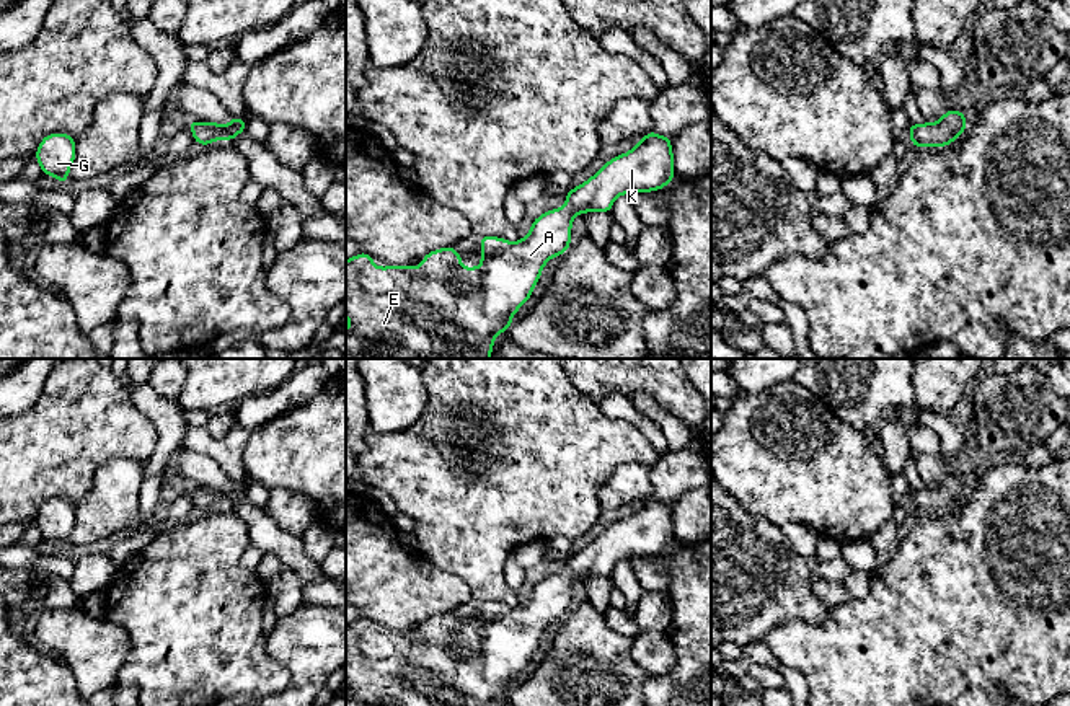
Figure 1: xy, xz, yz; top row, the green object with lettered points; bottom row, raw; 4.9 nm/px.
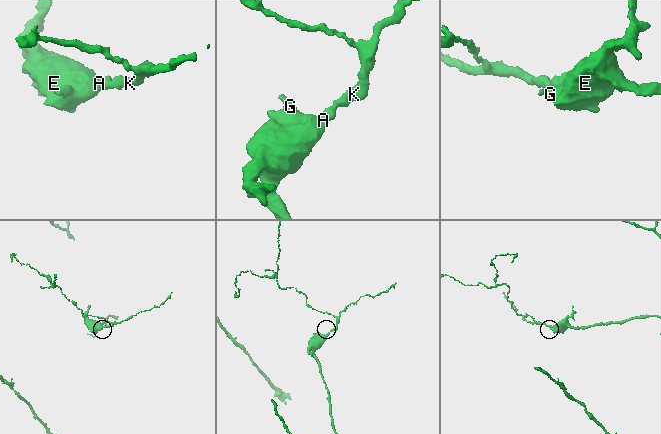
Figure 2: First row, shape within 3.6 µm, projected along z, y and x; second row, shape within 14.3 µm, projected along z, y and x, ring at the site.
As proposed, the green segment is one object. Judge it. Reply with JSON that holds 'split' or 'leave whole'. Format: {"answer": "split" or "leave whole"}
{"answer": "leave whole"}

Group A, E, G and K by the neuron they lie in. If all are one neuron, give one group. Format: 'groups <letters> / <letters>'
groups A E G K

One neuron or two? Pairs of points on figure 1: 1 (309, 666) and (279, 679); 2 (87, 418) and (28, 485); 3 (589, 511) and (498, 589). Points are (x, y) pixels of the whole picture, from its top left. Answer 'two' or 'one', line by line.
1: two
2: one
3: one

